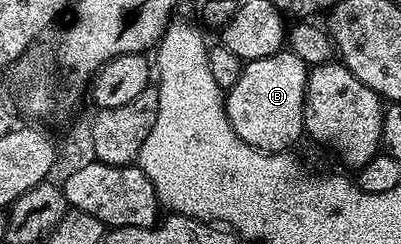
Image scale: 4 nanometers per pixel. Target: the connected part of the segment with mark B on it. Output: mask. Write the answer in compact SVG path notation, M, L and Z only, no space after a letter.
M283 50L268 58L256 58L243 63L236 86L225 93L226 117L236 134L248 146L265 152L287 151L298 139L303 139L304 94L308 65L296 54Z

